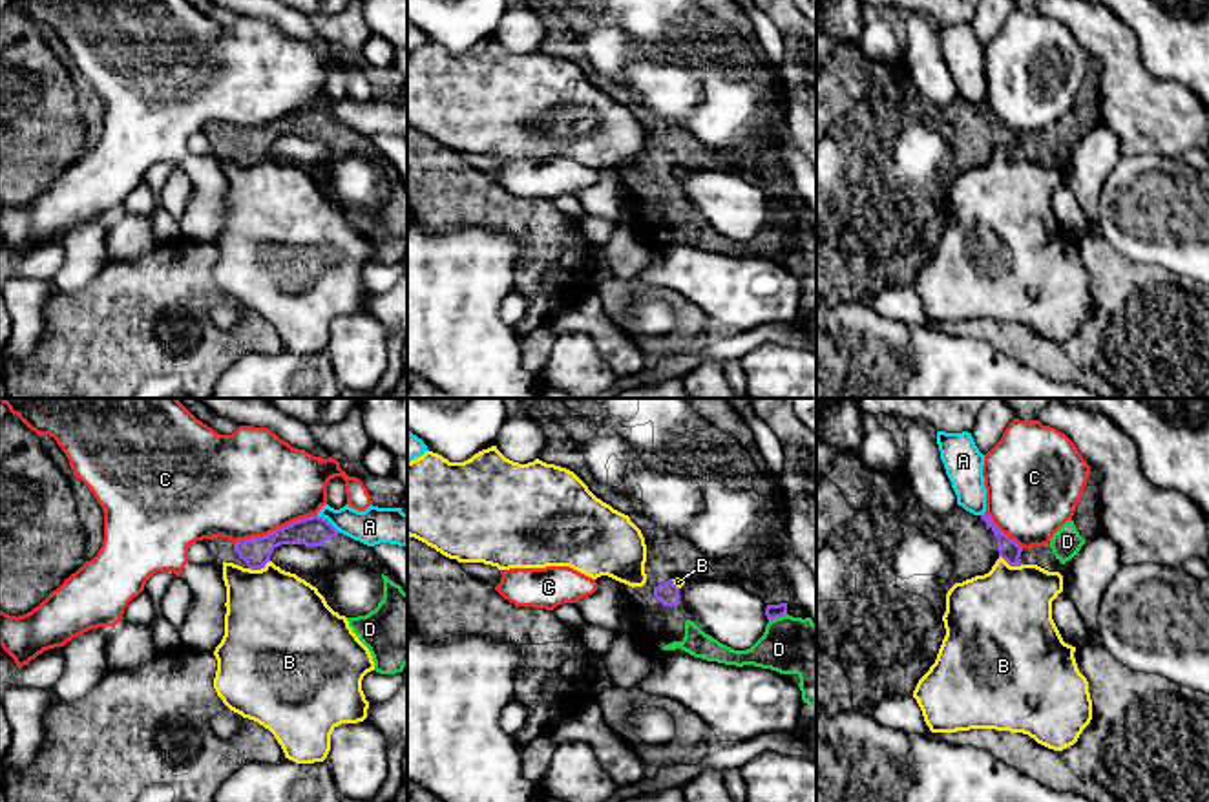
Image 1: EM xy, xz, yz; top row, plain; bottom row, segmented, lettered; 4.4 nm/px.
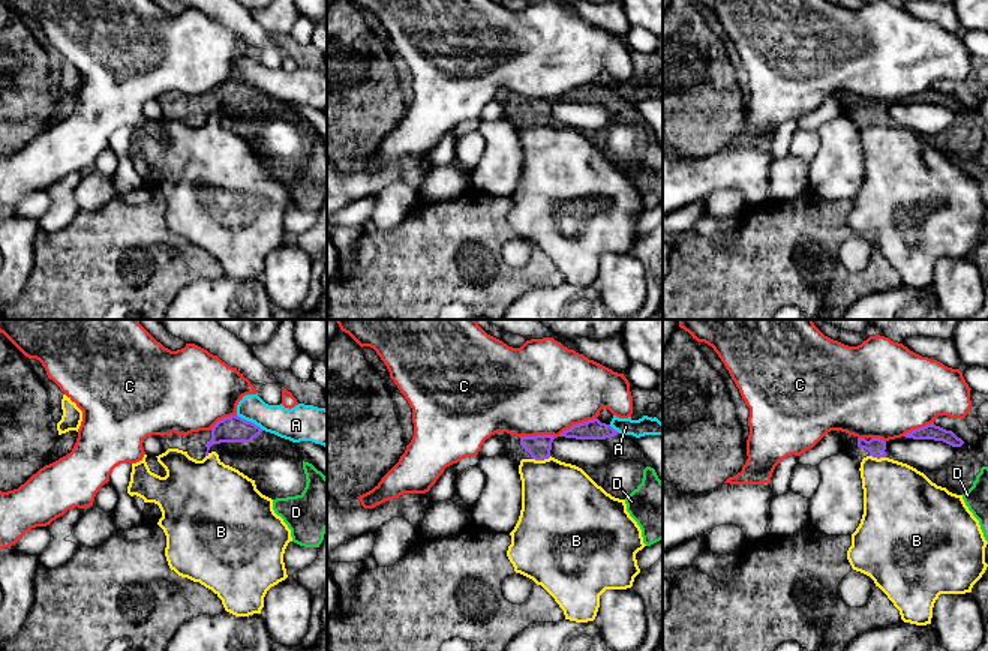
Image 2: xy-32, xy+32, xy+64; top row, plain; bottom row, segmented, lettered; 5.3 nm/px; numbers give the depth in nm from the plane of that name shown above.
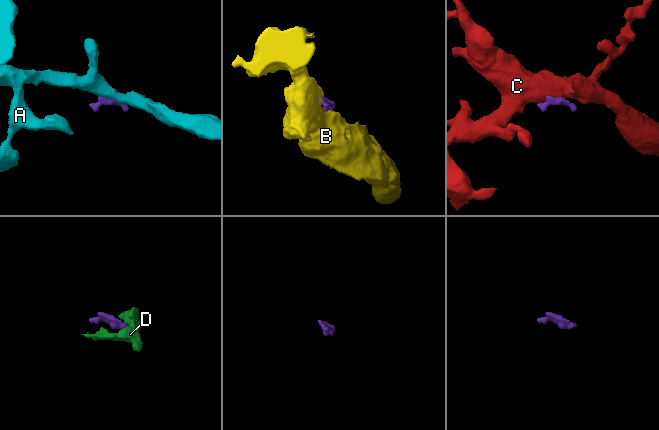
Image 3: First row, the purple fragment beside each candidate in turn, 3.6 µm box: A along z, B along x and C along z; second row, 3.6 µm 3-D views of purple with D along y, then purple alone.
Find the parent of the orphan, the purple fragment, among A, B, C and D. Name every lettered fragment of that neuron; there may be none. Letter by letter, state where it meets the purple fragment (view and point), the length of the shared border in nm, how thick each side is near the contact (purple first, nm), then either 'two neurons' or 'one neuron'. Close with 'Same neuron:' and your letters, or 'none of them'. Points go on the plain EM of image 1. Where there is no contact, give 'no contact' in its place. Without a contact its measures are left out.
A: xy (327, 112) | 130 nm | 130/160 nm | two neurons
B: xy (258, 159) | 100 nm | 130/440 nm | two neurons
C: xy (274, 121) | 400 nm | 130/460 nm | two neurons
D: xz (777, 207) | 90 nm | 60/260 nm | one neuron
Same neuron: D

